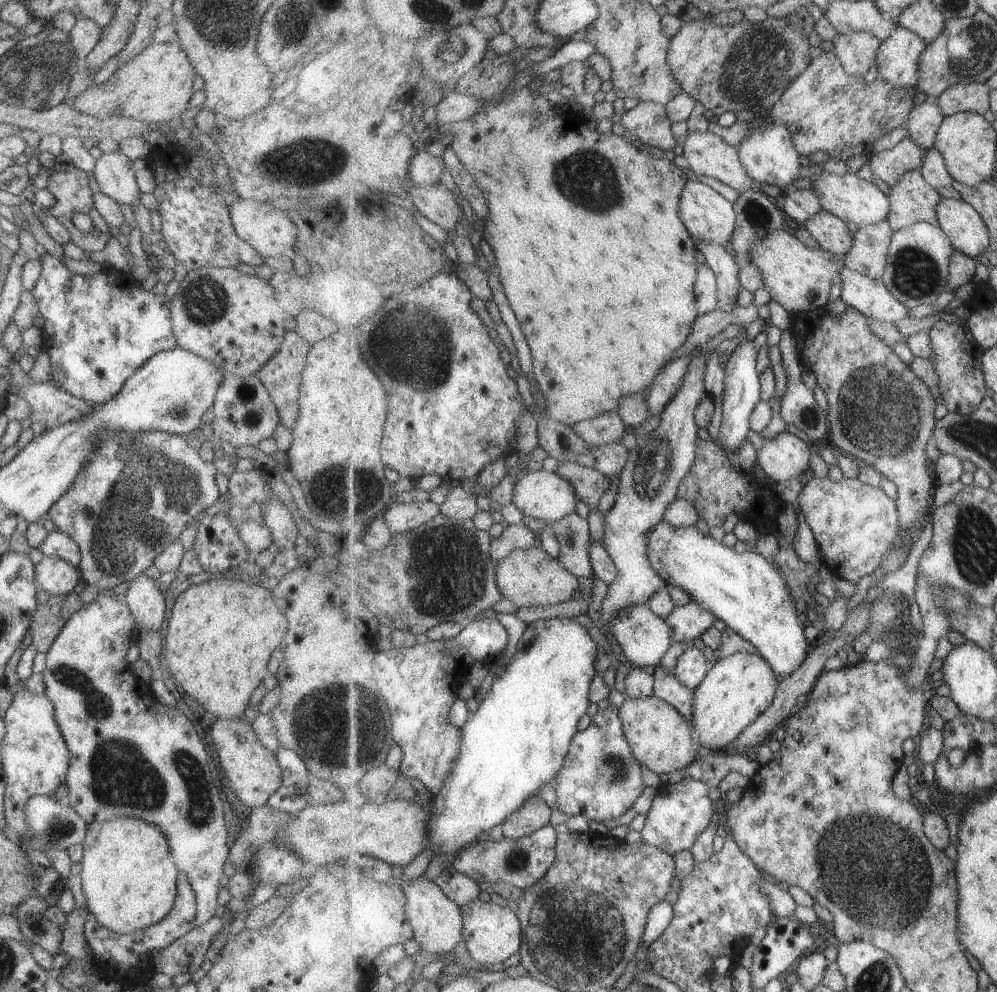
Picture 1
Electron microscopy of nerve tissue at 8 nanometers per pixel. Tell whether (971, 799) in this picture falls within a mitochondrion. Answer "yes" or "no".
no

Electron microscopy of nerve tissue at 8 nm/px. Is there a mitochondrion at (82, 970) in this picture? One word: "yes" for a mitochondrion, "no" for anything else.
no

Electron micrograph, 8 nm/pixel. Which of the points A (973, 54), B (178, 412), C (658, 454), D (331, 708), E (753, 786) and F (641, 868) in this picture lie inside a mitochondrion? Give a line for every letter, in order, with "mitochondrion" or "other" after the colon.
A: mitochondrion
B: mitochondrion
C: mitochondrion
D: mitochondrion
E: other
F: other

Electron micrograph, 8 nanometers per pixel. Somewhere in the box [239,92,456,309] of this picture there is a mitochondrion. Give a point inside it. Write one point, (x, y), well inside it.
(321, 158)

